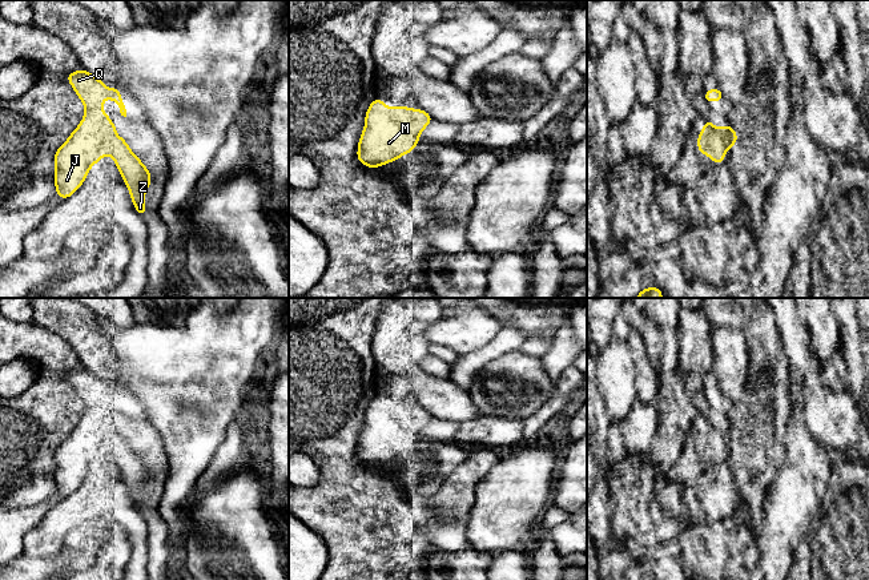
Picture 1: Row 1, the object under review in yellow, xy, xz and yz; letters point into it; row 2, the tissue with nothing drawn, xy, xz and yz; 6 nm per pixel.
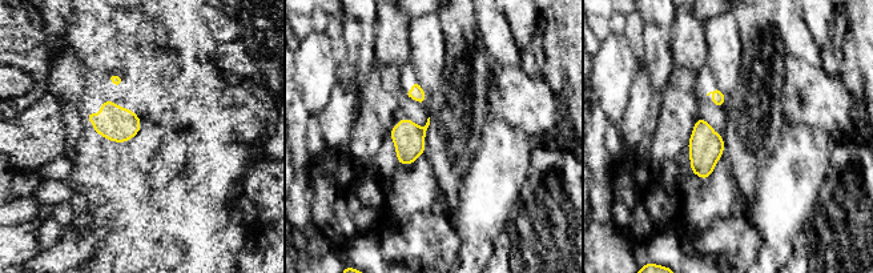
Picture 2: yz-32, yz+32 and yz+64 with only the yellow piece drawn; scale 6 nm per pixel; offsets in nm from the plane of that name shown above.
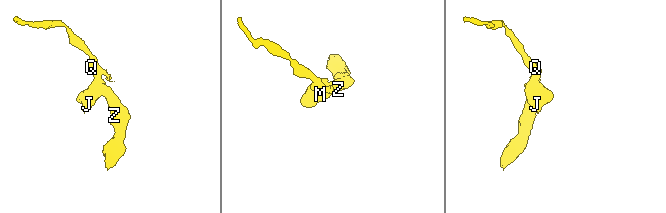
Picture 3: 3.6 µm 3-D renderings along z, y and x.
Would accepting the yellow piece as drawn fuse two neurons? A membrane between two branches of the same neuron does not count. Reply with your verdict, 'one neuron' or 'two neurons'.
one neuron

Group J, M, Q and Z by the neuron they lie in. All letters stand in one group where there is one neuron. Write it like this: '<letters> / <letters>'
J M Q Z

